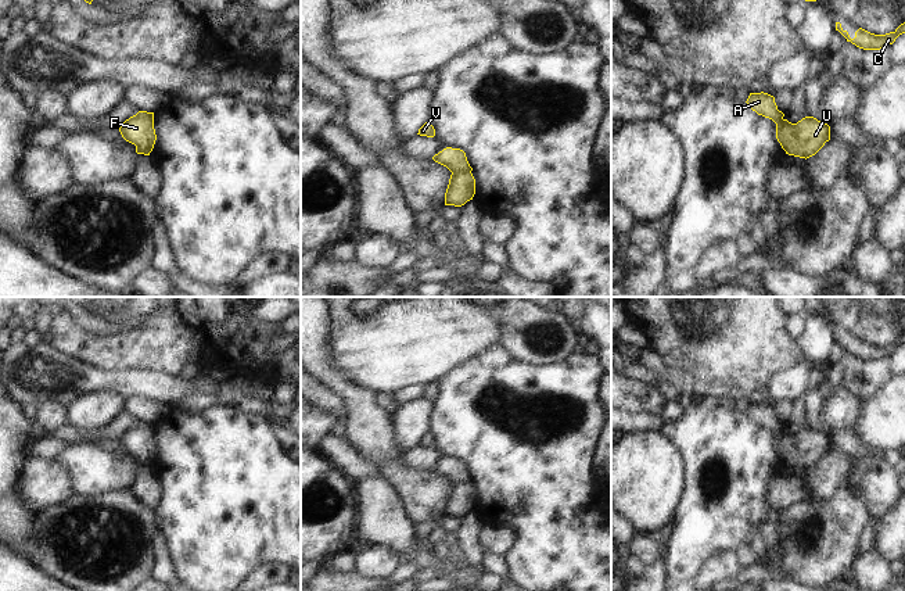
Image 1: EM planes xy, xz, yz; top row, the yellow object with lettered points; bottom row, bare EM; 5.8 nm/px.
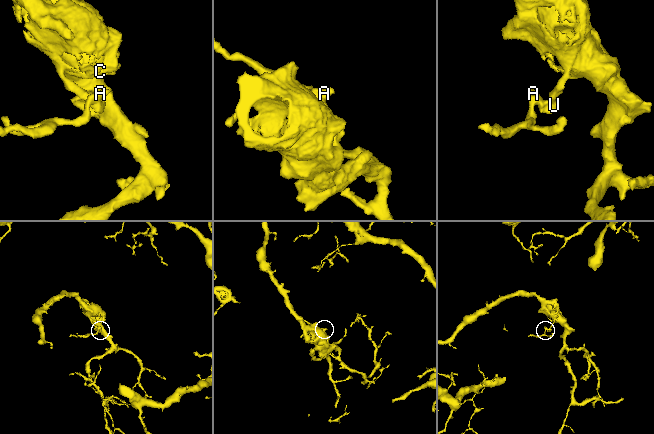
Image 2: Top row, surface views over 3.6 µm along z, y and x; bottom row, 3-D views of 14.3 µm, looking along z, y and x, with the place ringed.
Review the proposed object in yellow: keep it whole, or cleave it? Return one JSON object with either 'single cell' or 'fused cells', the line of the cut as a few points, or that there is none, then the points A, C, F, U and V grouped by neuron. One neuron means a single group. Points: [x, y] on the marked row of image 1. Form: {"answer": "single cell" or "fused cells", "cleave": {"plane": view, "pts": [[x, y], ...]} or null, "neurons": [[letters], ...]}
{"answer": "single cell", "cleave": null, "neurons": [["A", "C", "F", "U", "V"]]}

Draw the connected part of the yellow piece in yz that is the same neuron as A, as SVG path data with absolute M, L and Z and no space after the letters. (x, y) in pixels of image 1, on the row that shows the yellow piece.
M750 93L747 105L758 115L776 123L776 139L789 155L809 158L830 140L830 126L814 117L805 117L797 123L784 119L777 110L775 97L768 93Z

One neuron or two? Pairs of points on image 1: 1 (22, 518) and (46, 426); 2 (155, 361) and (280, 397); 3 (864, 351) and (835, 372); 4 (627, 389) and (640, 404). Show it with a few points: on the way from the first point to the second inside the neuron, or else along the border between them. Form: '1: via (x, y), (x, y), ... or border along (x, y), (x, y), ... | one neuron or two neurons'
1: border along (31, 422), (39, 433) | two neurons
2: border along (286, 378), (275, 386) | two neurons
3: border along (847, 351), (864, 360), (882, 360), (887, 357) | two neurons
4: via (629, 393), (636, 400) | one neuron

